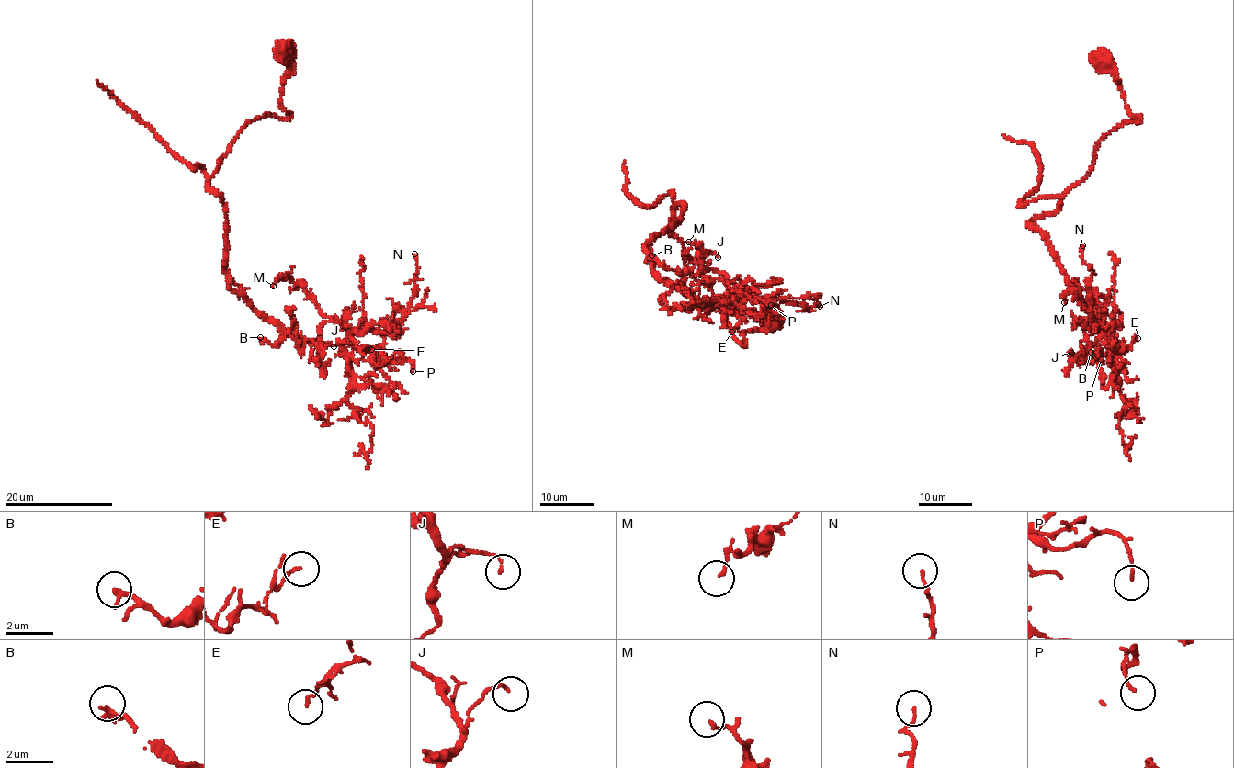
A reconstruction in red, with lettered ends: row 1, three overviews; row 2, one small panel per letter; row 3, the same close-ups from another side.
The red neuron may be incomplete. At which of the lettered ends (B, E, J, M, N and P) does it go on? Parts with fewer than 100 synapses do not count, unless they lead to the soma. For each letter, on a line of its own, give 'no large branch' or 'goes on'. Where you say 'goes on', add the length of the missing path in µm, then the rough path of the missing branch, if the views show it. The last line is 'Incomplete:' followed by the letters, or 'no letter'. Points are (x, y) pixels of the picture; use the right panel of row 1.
B: no large branch
E: no large branch
J: no large branch
M: no large branch
N: no large branch
P: no large branch
Incomplete: no letter

